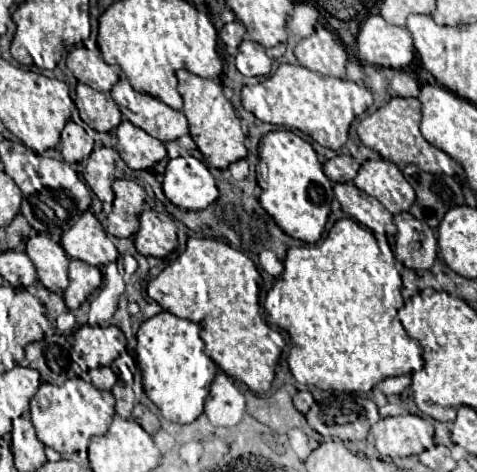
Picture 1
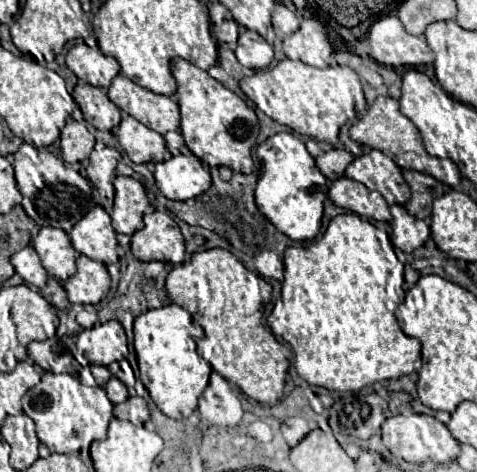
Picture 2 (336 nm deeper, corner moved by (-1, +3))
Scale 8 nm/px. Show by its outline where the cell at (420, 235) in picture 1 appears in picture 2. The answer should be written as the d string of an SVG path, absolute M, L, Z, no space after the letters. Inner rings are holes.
M399 204L391 206L391 216L391 240L397 248L401 248L403 252L413 252L415 248L425 244L425 240L429 238L429 226L423 220L411 216Z

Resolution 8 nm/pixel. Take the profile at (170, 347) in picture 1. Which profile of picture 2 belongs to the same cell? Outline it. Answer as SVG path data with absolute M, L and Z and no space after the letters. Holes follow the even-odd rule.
M177 304L147 310L135 318L135 352L141 382L157 408L169 418L189 418L209 382L211 366L197 354L199 338L203 338L203 328L195 326L191 314Z

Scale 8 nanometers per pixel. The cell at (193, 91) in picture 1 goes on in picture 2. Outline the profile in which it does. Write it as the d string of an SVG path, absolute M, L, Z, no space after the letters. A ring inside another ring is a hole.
M173 58L171 72L177 80L177 98L181 108L181 134L187 148L209 166L227 166L233 172L251 174L253 158L251 150L259 134L259 120L253 108L245 104L235 92L225 88L221 82L211 78L205 70L195 64Z

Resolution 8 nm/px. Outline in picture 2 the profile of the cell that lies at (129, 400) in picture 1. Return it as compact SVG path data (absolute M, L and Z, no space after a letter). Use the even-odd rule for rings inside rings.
M115 376L105 384L105 392L107 392L107 396L109 396L109 400L113 402L113 404L121 404L121 402L125 402L127 400L127 386L121 382L121 380L117 380Z

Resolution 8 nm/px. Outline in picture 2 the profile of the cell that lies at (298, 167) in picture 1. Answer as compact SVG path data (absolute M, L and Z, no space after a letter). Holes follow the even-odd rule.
M279 132L267 138L257 156L263 162L255 188L255 202L271 224L291 240L313 240L321 228L323 202L327 198L327 178L317 170L301 138L291 132Z

